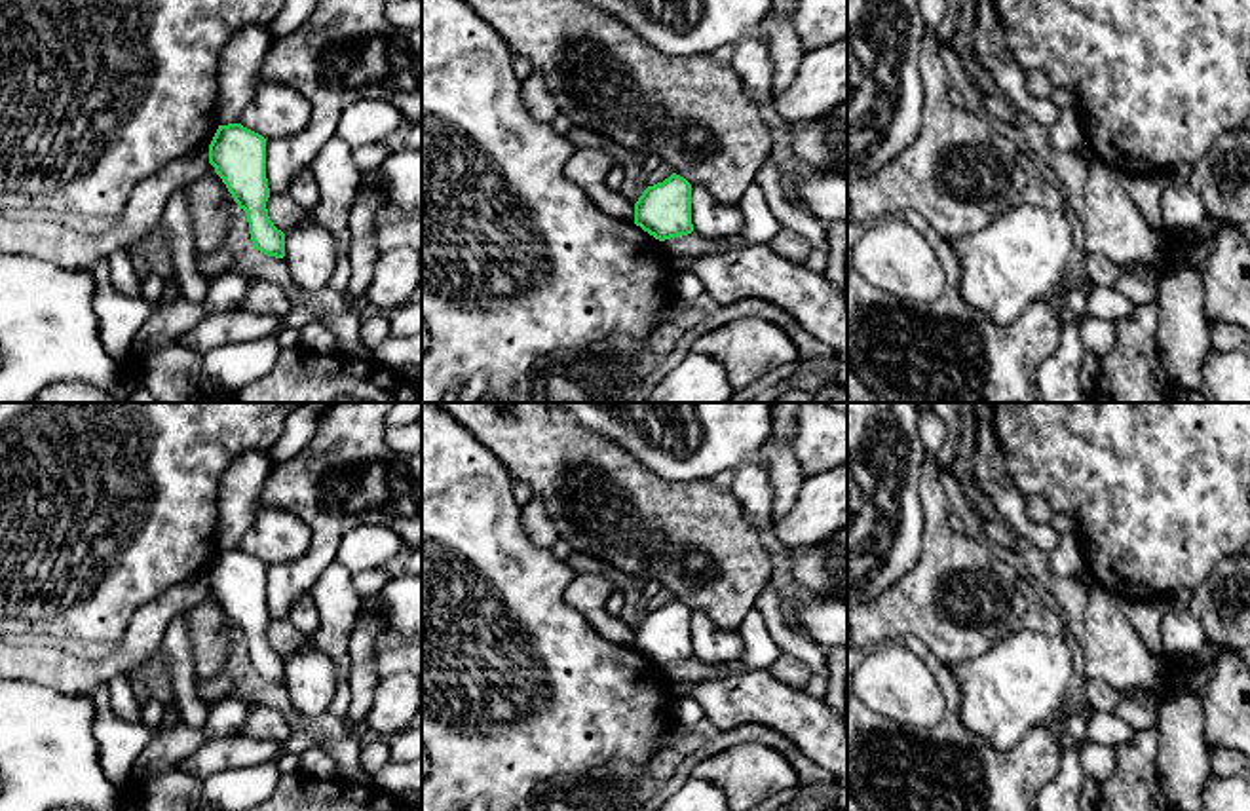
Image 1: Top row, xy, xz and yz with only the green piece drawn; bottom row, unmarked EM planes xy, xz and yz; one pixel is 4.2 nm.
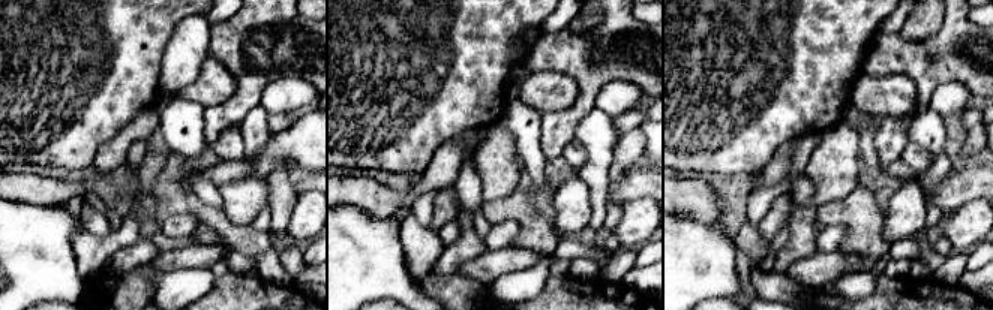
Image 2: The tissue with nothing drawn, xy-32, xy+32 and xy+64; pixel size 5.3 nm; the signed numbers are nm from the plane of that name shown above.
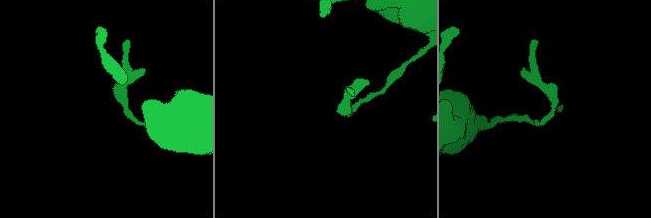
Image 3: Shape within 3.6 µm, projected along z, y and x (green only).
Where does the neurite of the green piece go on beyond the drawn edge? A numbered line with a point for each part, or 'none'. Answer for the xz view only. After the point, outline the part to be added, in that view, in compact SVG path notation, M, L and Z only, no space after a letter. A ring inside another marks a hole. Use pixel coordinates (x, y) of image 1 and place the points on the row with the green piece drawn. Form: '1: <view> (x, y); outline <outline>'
none

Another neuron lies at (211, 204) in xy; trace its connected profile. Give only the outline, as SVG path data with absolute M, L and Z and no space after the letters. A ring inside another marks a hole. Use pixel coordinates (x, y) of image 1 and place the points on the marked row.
M211 163L188 186L188 199L196 251L215 253L230 228L237 203Z

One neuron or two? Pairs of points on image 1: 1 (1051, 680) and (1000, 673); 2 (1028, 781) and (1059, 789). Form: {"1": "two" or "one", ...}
{"1": "one", "2": "two"}

